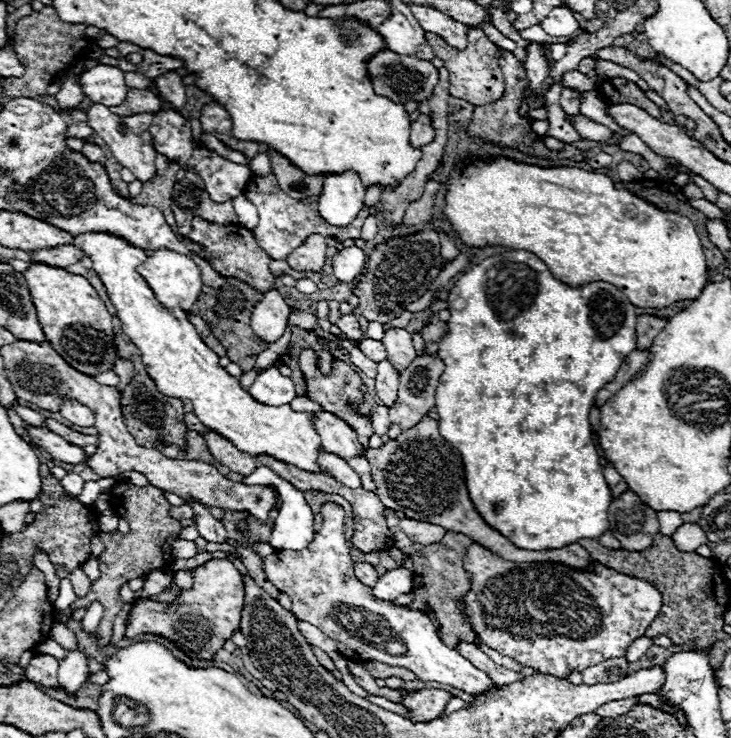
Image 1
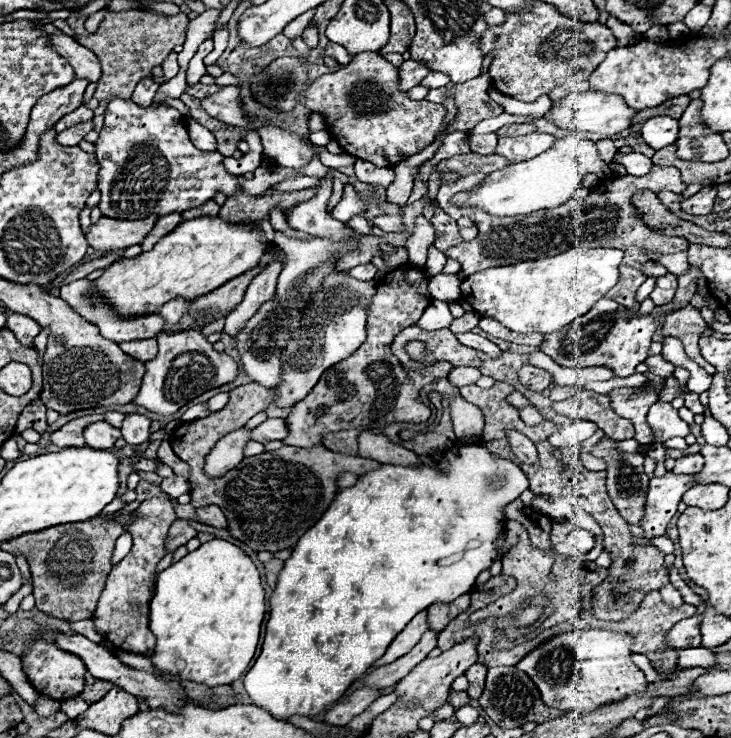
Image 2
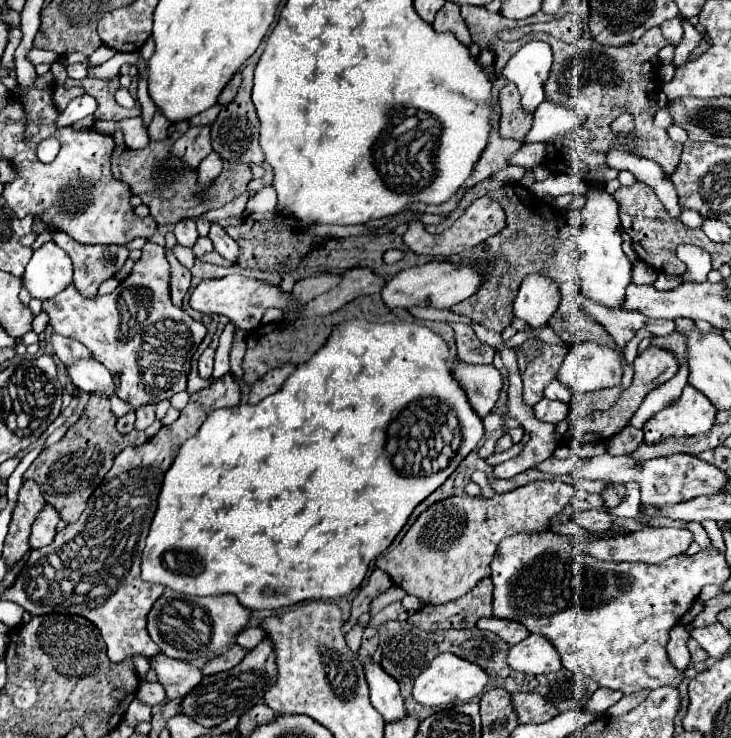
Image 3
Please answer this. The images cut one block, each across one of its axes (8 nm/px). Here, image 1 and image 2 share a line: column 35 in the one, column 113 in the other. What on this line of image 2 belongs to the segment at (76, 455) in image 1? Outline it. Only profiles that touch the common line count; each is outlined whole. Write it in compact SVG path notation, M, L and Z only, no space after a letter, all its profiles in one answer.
M94 422L84 428L84 438L90 448L112 448L116 438L120 438L120 430L108 422Z

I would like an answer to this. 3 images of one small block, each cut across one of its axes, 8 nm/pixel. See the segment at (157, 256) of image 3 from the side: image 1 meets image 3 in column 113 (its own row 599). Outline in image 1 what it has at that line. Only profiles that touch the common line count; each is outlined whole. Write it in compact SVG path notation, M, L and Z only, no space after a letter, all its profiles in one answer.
M324 504L322 516L324 516L324 524L322 524L320 532L316 532L316 536L314 536L314 540L312 540L312 544L308 548L304 548L300 552L277 550L264 558L266 580L270 580L280 592L286 592L292 598L292 612L300 620L306 620L306 622L318 626L326 636L330 636L336 642L338 652L342 656L346 656L348 660L354 660L354 662L376 660L376 662L382 662L382 664L388 664L388 666L408 668L424 682L448 684L448 686L454 686L454 688L464 690L468 694L490 692L490 688L494 688L496 684L486 676L486 672L474 668L456 650L450 650L438 638L438 632L436 632L434 624L426 614L422 614L418 610L394 606L392 602L374 600L372 588L360 584L358 578L354 576L354 568L352 568L354 562L350 558L350 548L348 548L348 542L342 536L344 510L340 506L336 506L336 504Z

